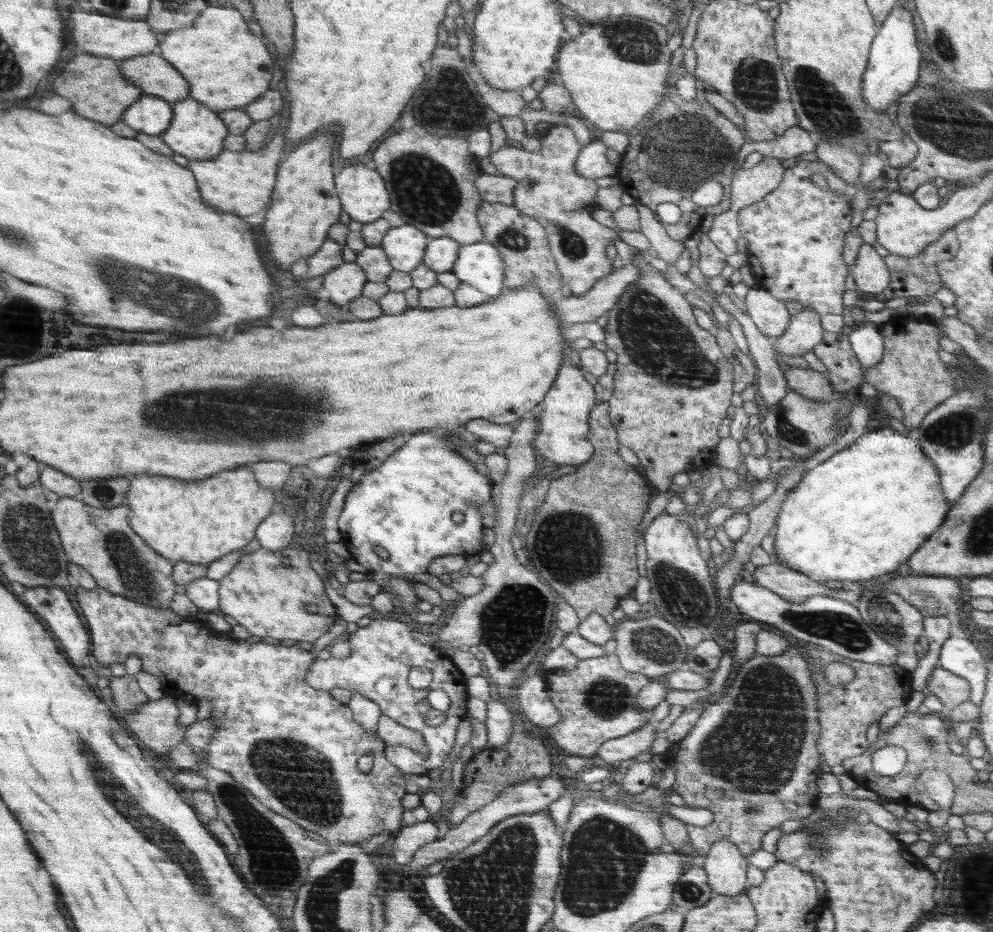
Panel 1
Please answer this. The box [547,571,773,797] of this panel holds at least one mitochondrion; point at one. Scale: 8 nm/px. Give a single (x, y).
(604, 697)

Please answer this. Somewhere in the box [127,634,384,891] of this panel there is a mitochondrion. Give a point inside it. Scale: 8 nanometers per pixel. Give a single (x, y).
(310, 790)

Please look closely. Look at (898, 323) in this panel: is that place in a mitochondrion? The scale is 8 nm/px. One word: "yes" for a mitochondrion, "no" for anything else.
no

